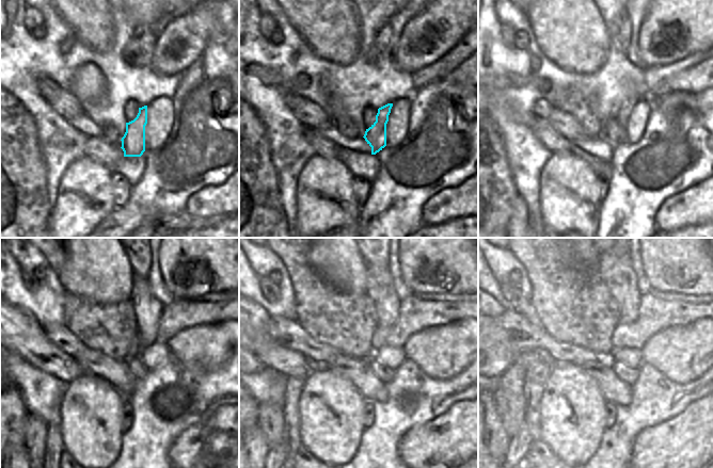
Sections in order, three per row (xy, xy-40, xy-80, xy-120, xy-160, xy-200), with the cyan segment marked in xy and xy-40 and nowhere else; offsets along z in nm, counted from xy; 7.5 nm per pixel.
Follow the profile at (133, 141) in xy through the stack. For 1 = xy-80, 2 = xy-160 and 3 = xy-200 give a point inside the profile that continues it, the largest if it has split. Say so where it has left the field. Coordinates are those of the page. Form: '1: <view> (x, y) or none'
1: xy-80 (618, 62)
2: xy-160 (380, 288)
3: xy-200 (617, 273)

